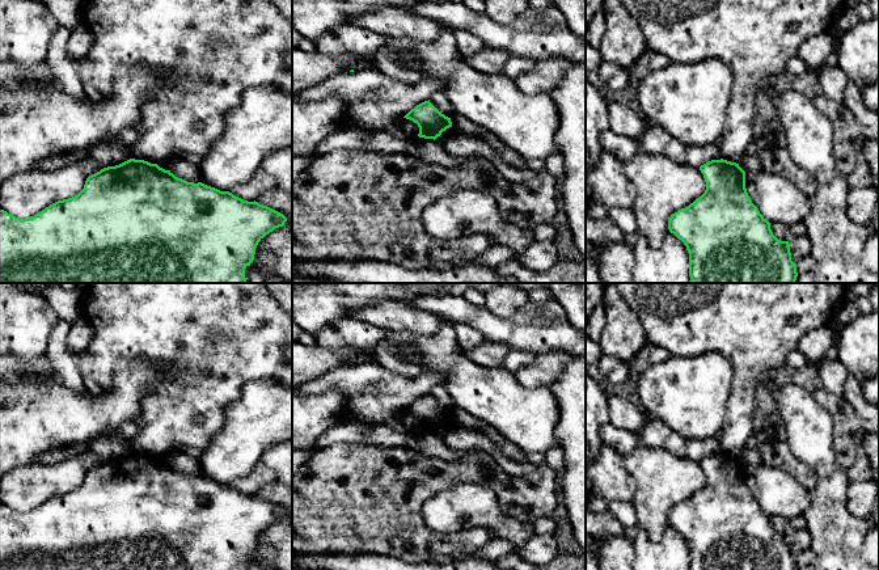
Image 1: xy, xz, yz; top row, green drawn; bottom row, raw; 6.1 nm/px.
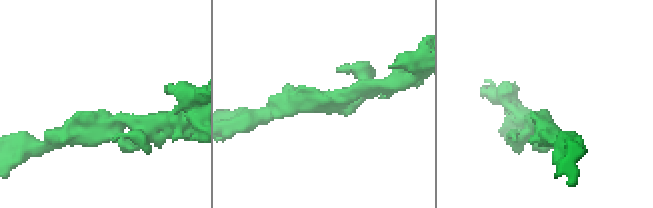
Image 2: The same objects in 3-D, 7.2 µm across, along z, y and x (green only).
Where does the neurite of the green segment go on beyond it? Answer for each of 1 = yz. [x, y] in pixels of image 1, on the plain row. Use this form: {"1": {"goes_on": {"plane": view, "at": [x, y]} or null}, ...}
{"1": {"goes_on": null}}

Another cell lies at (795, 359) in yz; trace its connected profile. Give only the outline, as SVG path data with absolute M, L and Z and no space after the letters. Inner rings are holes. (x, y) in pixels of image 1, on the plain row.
M798 349L791 351L786 358L786 366L791 368L798 370L804 367L806 364L808 364L808 360Z

